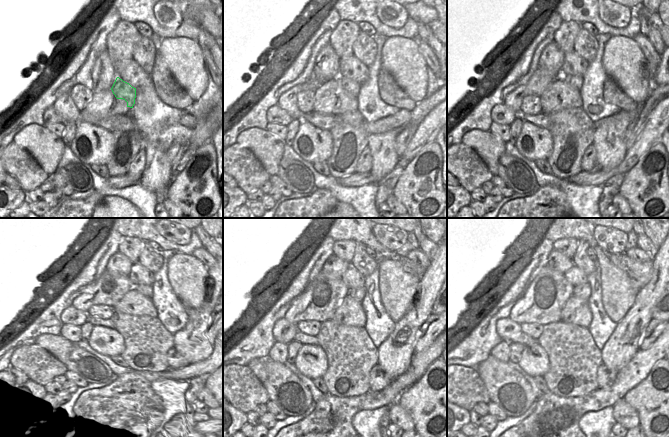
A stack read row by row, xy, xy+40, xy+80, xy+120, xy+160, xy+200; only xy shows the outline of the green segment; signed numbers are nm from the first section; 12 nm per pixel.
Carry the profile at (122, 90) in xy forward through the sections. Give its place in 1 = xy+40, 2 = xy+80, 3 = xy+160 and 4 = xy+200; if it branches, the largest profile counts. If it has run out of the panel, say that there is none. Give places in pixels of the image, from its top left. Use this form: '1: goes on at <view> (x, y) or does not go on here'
1: goes on at xy+40 (351, 86)
2: goes on at xy+80 (575, 81)
3: goes on at xy+160 (359, 294)
4: goes on at xy+200 (583, 291)

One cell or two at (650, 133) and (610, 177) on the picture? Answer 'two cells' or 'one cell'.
one cell

